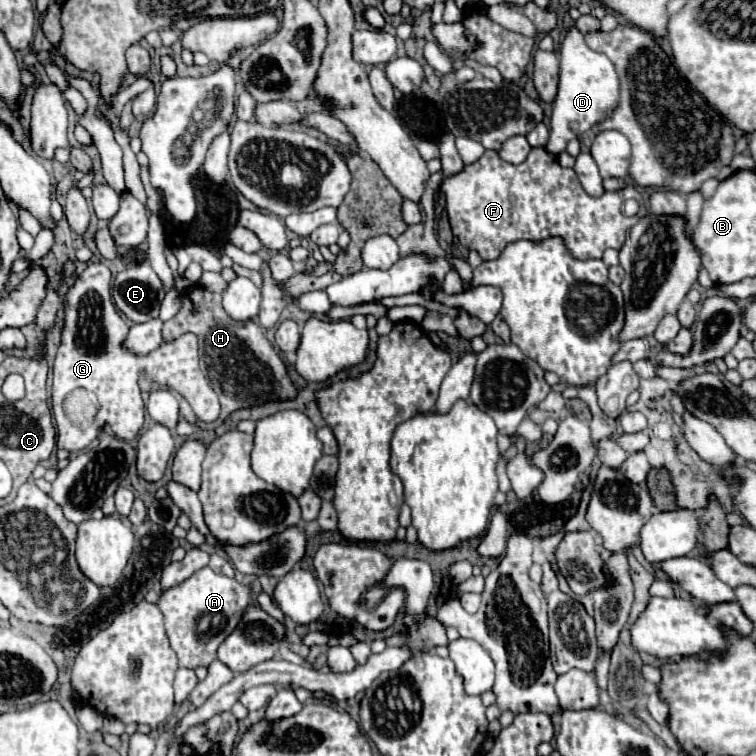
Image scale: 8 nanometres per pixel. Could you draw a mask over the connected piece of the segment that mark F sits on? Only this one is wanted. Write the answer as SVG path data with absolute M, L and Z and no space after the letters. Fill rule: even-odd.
M533 148L529 152L527 160L521 164L503 162L497 156L497 152L487 150L481 156L481 160L477 160L475 164L465 166L461 172L457 172L453 176L447 176L441 182L441 192L445 194L445 210L447 210L453 234L457 236L461 246L465 246L467 250L477 250L483 260L497 260L509 242L517 242L517 240L541 242L541 240L547 240L553 236L563 238L565 248L577 260L601 258L607 248L619 250L621 244L625 242L627 230L639 220L639 216L647 214L647 210L643 206L643 198L633 186L625 186L615 192L603 192L601 196L589 196L581 188L573 168L563 168L557 162L557 158L553 154L549 154L545 148ZM629 198L639 202L639 216L623 214L623 204Z

